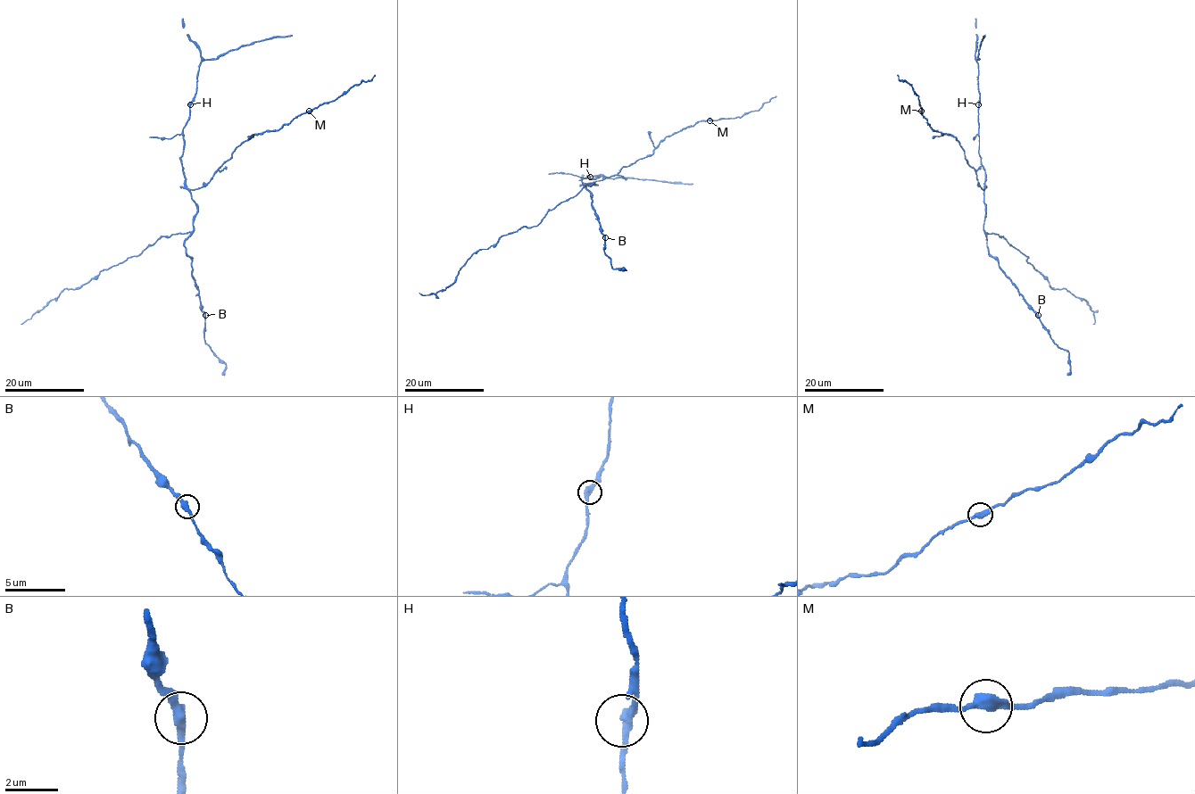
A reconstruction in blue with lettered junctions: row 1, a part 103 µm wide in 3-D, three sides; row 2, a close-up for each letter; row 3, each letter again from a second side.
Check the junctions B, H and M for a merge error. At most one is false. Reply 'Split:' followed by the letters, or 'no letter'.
Split: no letter

